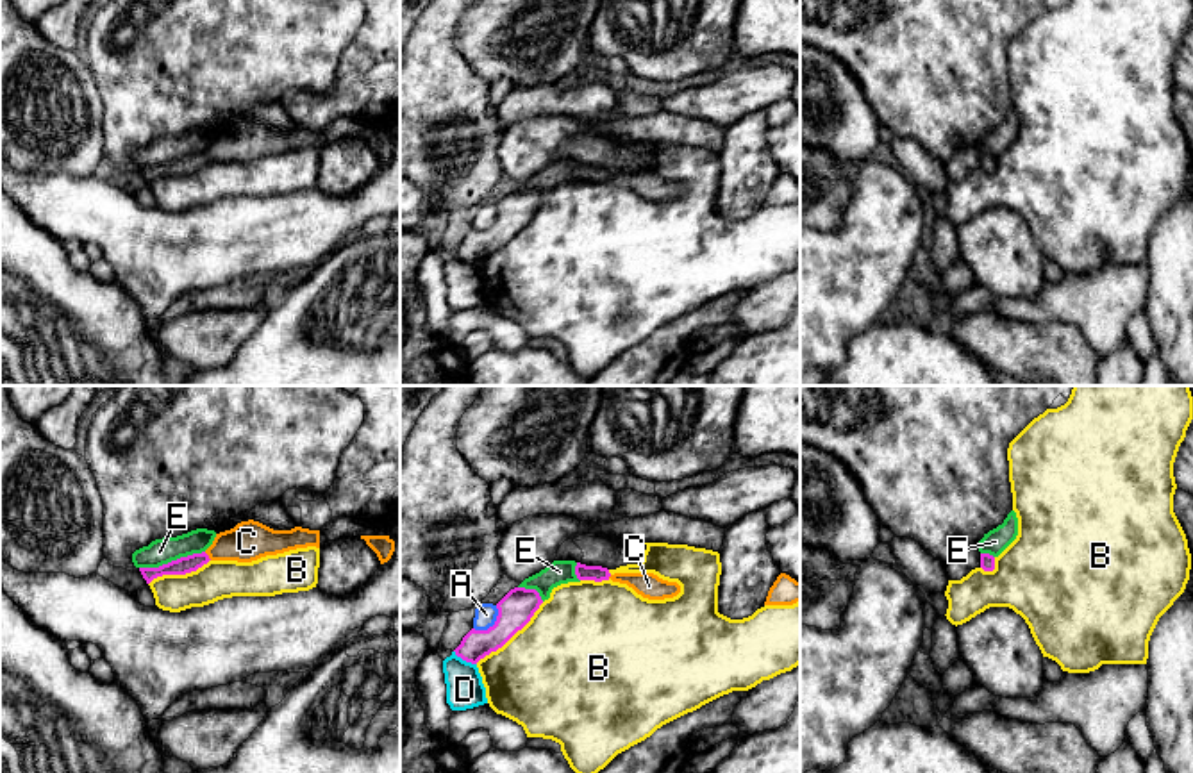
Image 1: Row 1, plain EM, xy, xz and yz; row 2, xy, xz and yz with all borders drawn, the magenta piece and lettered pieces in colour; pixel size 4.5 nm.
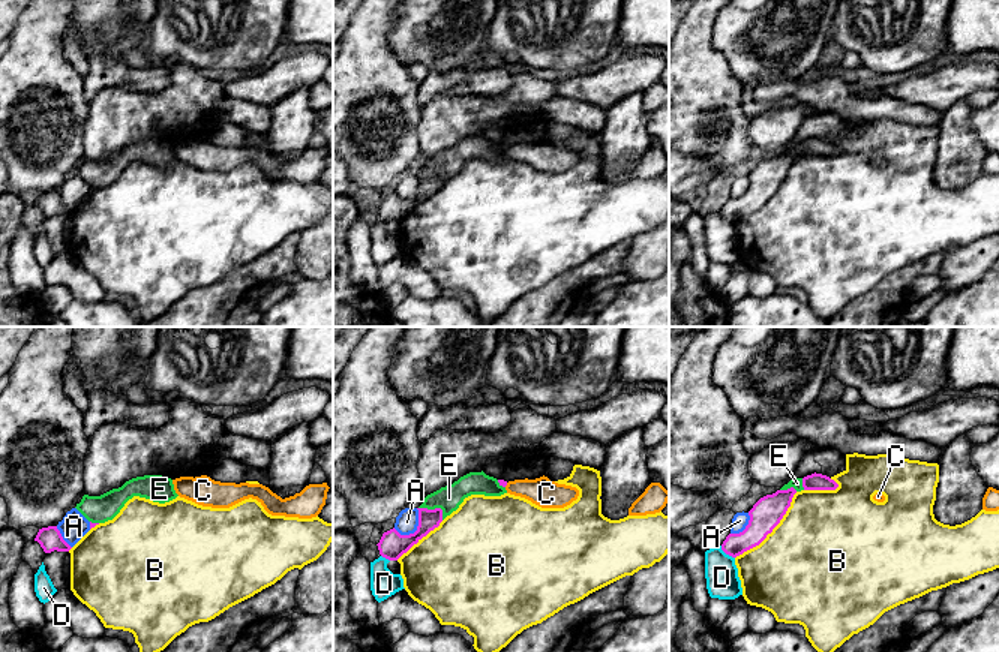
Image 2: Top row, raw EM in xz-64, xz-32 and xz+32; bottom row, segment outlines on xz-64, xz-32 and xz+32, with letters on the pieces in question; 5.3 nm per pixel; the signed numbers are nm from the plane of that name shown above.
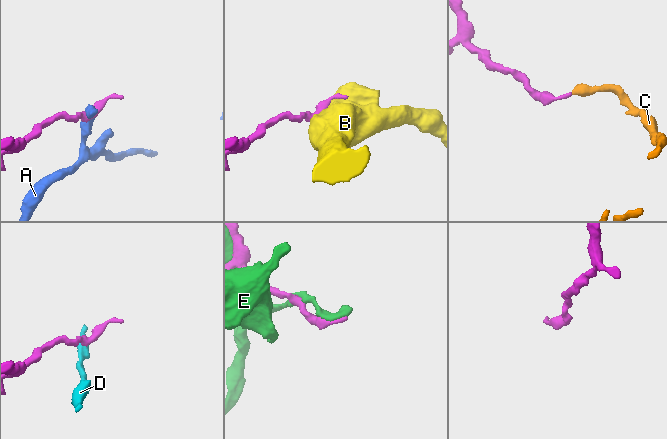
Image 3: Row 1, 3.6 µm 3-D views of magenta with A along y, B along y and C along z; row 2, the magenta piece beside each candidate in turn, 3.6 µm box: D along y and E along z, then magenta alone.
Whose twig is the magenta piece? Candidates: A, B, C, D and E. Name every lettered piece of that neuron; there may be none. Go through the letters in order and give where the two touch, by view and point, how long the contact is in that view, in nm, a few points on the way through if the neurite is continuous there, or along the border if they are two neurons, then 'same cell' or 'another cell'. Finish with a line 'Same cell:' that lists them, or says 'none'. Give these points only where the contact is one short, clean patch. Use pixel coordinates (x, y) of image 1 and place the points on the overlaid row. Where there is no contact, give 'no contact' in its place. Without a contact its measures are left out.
A: xz (495, 623) | 160 nm | along xz (497, 606), (497, 620), (486, 629), (475, 631) | another cell
B: xz (511, 636) | 420 nm | another cell
C: xy (208, 556) | 50 nm | across xy (191, 563), (208, 556), (227, 545), (247, 541) | same cell
D: xz (465, 659) | 120 nm | along xz (454, 650), (475, 664) | another cell
E: xy (172, 561) | 300 nm | another cell
Same cell: C

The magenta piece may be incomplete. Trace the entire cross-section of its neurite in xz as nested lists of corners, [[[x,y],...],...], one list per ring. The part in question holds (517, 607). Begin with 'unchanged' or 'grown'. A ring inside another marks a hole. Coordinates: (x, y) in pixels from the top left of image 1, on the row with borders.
unchanged; [[[514,587],[498,603],[498,616],[488,630],[471,628],[454,650],[457,657],[477,664],[480,659],[502,648],[521,630],[543,603],[536,589]]]

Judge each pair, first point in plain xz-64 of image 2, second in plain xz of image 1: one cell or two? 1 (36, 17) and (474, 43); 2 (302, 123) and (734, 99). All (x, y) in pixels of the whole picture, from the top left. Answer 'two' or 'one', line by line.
1: two
2: two

